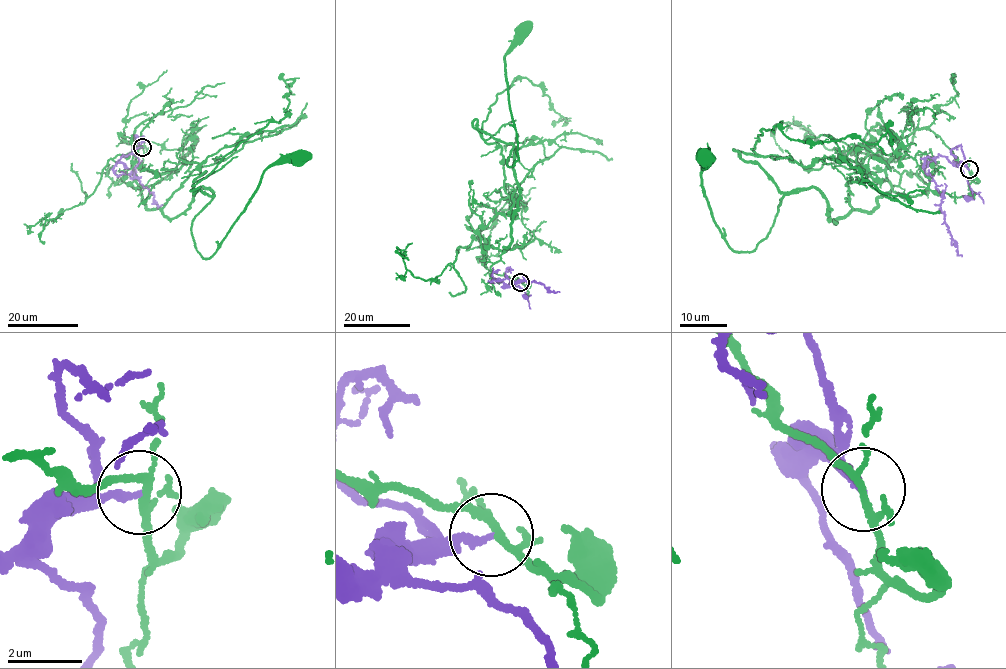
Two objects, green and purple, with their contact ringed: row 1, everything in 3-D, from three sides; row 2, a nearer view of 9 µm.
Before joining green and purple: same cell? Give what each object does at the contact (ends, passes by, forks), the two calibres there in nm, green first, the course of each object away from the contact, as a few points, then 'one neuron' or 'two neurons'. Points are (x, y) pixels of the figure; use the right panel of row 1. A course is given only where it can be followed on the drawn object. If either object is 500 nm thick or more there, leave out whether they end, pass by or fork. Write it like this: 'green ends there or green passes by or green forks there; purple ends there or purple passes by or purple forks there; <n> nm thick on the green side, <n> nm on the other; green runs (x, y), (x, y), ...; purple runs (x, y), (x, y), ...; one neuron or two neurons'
green forks there; purple ends there; 160 nm thick on the green side, 200 nm on the other; green runs (969, 169), (912, 130), (874, 210), (834, 221), (814, 187), (790, 193), (739, 252), (701, 158); purple runs (969, 169), (940, 154), (925, 170), (942, 196), (940, 206), (949, 232), (962, 256); two neurons

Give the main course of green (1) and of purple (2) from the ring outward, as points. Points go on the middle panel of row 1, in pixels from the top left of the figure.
1: (519, 282), (483, 260), (487, 242), (510, 245), (519, 196), (503, 58), (523, 27)
2: (519, 282), (507, 285), (495, 279), (491, 282), (507, 278), (515, 282), (533, 282), (560, 292)

